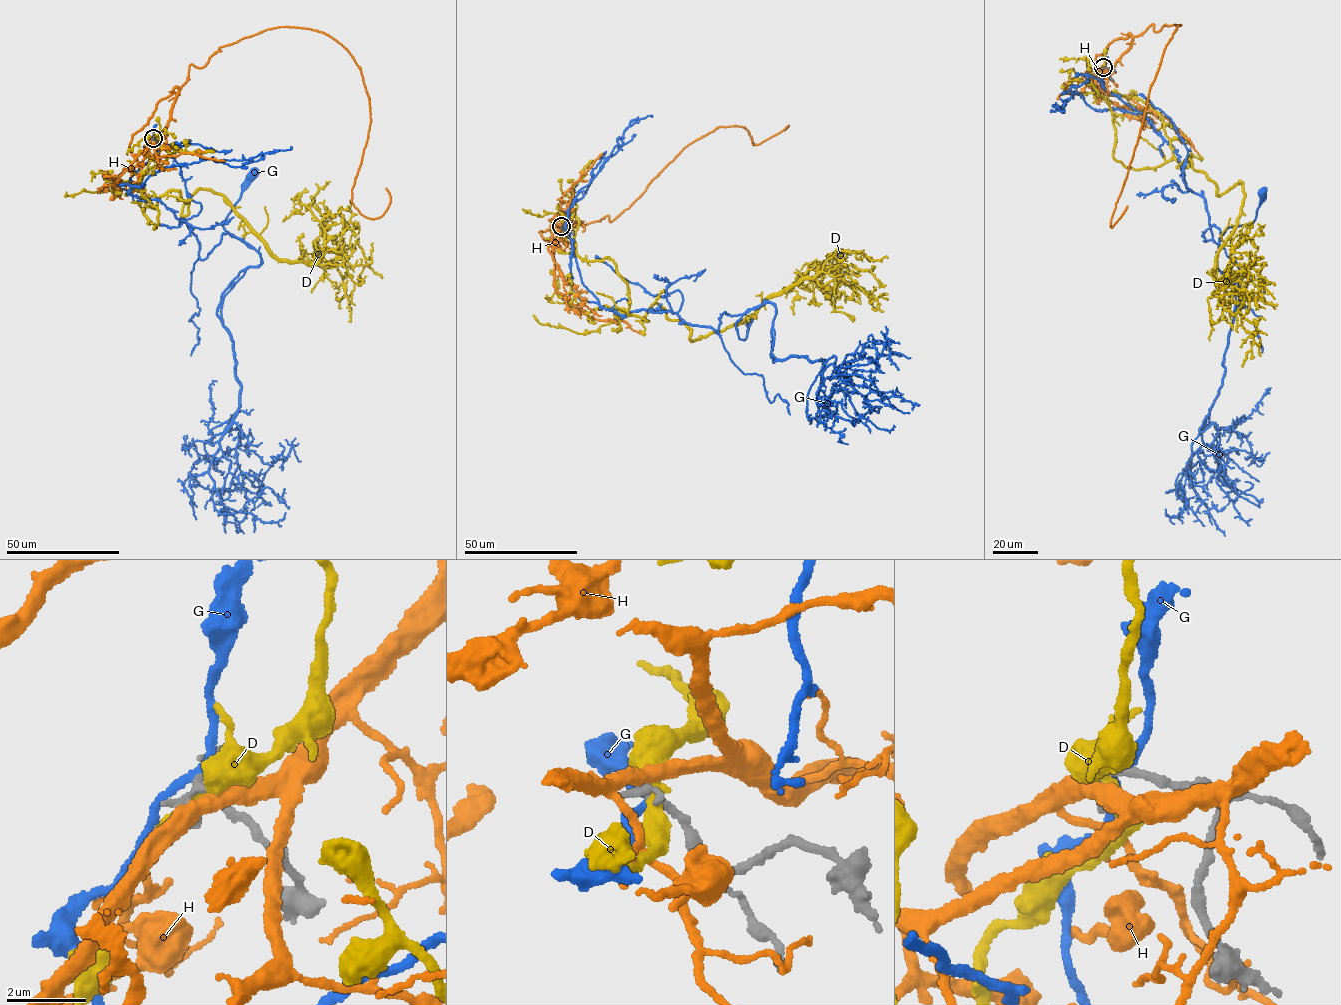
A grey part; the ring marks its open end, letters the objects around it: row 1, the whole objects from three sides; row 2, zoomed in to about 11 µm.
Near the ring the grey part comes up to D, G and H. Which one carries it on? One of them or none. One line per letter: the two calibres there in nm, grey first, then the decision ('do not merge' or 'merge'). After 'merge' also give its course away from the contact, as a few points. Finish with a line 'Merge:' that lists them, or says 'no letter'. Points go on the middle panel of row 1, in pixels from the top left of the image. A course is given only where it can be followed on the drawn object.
D: 200/340 nm | do not merge
G: 160/180 nm | do not merge
H: 180/360 nm | do not merge
Merge: no letter

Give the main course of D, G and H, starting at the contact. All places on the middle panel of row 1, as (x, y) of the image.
D: (561, 227), (613, 260), (630, 315), (656, 303), (691, 341), (831, 256), (878, 287)
G: (561, 228), (601, 306), (671, 312), (718, 334), (724, 312), (741, 314), (744, 339), (750, 320)
H: (561, 227), (617, 218), (683, 148), (718, 127), (744, 127), (756, 145), (783, 130)

